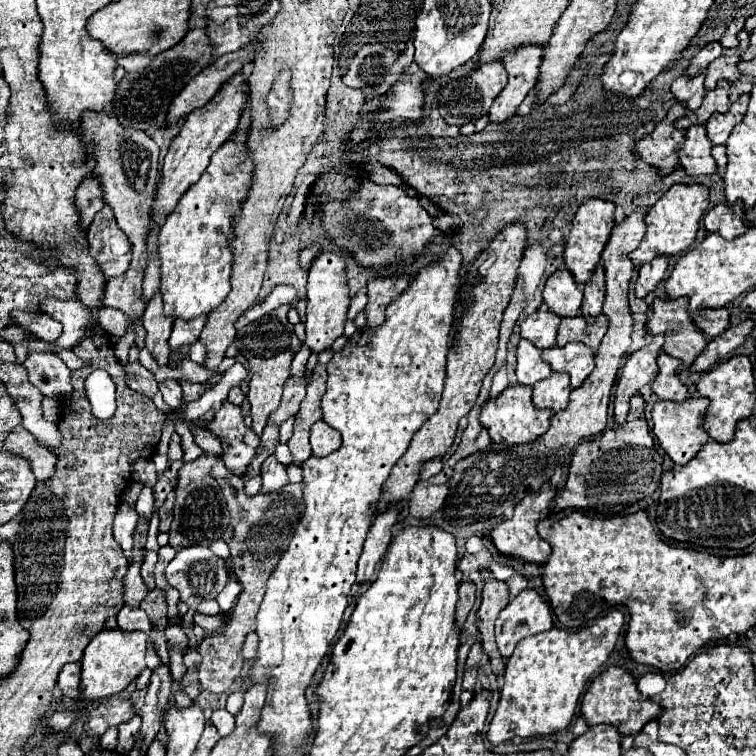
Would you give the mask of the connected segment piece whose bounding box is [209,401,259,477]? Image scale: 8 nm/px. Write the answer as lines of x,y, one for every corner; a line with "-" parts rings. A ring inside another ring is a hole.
225,401
215,419
209,423
209,429
219,437
223,445
223,463
227,469
237,477
243,477
255,457
259,437
253,433
253,429
245,427
241,409

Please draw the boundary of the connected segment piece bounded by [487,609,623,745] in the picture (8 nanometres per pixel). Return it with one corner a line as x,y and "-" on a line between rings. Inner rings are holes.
613,609
605,617
597,619
591,627
581,631
553,627
551,631
521,639
507,661
499,707
489,725
487,739
493,745
499,745
511,741
513,737
527,739
567,729
585,685
611,655
621,627
623,613

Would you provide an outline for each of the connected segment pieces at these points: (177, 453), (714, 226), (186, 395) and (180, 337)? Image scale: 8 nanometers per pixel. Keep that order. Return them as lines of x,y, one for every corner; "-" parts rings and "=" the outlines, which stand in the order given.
173,433
171,443
169,443
169,461
181,461
183,457
183,449
181,449
181,437
177,433
=
715,205
705,215
705,229
709,233
721,233
729,241
747,231
743,221
733,213
733,209
729,205
=
217,375
217,377
213,377
213,379
209,379
206,383
190,383
187,381
181,381
181,388
183,393
183,400
181,406
187,402
195,401
199,399
206,388
212,388
215,386
215,383
219,383
219,379
221,379
221,375
=
201,315
201,317
195,317
195,319
175,319
175,325
173,325
173,333
169,337
169,345
171,349
179,349
183,345
191,345
199,339
199,333
203,329
207,321
207,315

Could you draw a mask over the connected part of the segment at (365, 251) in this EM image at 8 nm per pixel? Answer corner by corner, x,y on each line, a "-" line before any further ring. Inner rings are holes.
365,179
359,189
351,195
349,201
329,201
319,207
319,215
323,219
323,227
327,231
327,237
337,243
341,249
347,249
363,267
383,267
399,261
407,261
415,257
425,243
433,237
439,235
441,231
433,227
429,213
419,205
417,197
409,197
403,187
395,185
377,185
371,179

